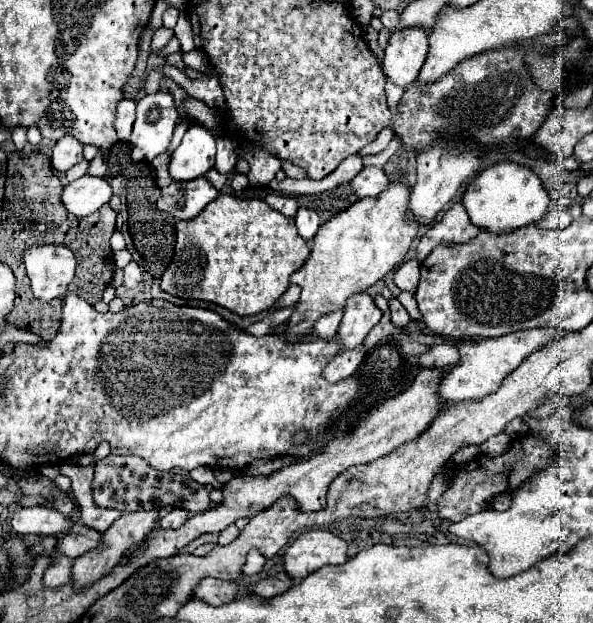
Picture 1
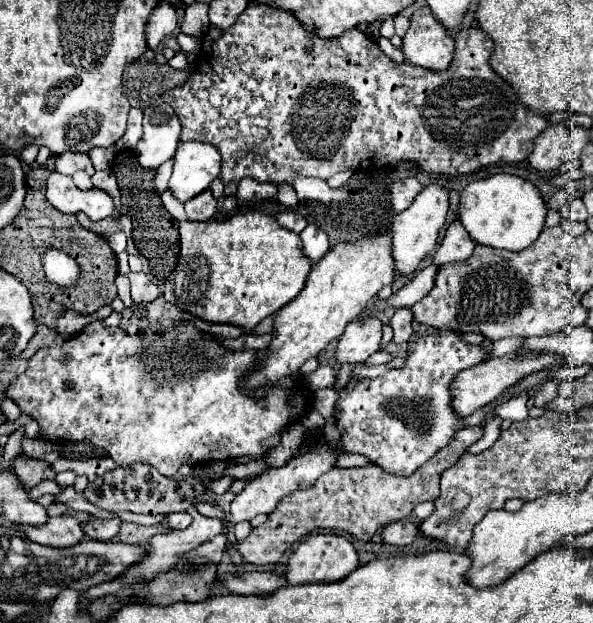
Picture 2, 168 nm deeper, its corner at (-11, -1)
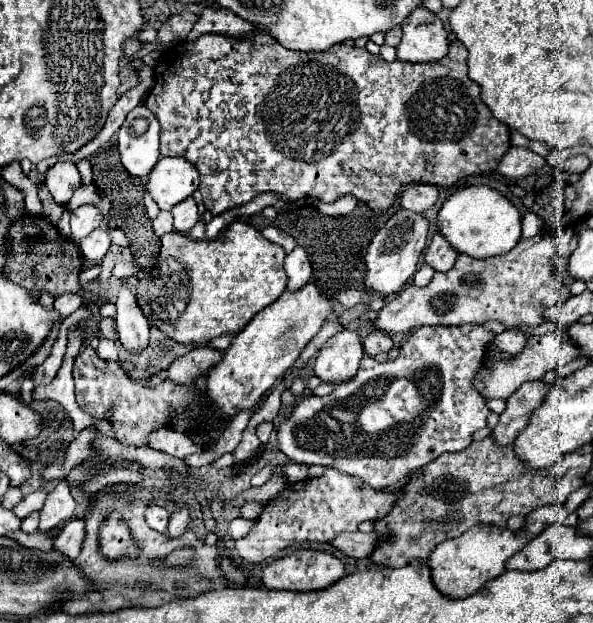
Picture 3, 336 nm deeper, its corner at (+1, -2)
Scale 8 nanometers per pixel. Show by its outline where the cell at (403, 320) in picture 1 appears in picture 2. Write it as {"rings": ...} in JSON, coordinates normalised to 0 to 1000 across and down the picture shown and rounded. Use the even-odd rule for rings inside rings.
{"rings":[[[668,496],[668,502],[658,512],[658,525],[661,525],[661,547],[664,551],[685,551],[695,538],[695,502],[688,502],[688,496]]]}

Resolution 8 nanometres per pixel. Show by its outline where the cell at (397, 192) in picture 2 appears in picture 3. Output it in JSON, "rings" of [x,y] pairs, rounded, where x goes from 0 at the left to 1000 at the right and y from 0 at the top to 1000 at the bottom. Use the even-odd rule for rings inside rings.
{"rings":[[[685,295],[671,311],[671,331],[695,340],[718,340],[739,321],[739,302],[725,295]]]}

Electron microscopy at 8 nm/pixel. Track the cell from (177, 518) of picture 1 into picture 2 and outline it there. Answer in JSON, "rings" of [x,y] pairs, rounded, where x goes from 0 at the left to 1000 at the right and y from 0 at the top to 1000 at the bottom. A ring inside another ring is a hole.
{"rings":[[[304,820],[304,823],[287,823],[280,827],[280,843],[287,849],[314,849],[320,843],[320,827],[314,820]]]}

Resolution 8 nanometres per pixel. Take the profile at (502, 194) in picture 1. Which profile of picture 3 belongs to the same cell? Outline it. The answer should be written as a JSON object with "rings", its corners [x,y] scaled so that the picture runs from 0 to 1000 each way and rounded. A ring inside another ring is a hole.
{"rings":[[[786,299],[759,311],[739,340],[739,369],[772,398],[772,404],[796,414],[826,414],[860,404],[880,379],[880,350],[874,334],[840,305],[826,299]]]}

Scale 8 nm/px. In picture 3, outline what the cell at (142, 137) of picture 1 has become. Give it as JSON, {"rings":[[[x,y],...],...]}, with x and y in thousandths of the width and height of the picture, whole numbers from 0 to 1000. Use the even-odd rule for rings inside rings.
{"rings":[[[243,167],[229,170],[199,209],[199,241],[223,283],[250,283],[270,257],[270,199]]]}

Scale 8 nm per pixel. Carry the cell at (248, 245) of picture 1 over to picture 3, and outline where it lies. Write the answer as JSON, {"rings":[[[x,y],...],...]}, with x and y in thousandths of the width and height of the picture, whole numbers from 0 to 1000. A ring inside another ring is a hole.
{"rings":[[[405,353],[391,356],[361,385],[327,385],[290,369],[270,382],[266,424],[260,424],[253,437],[233,437],[229,475],[256,523],[270,526],[297,549],[341,555],[381,533],[401,536],[442,494],[455,491],[482,465],[486,443],[476,430],[479,411],[479,398],[455,392],[428,363]]]}

